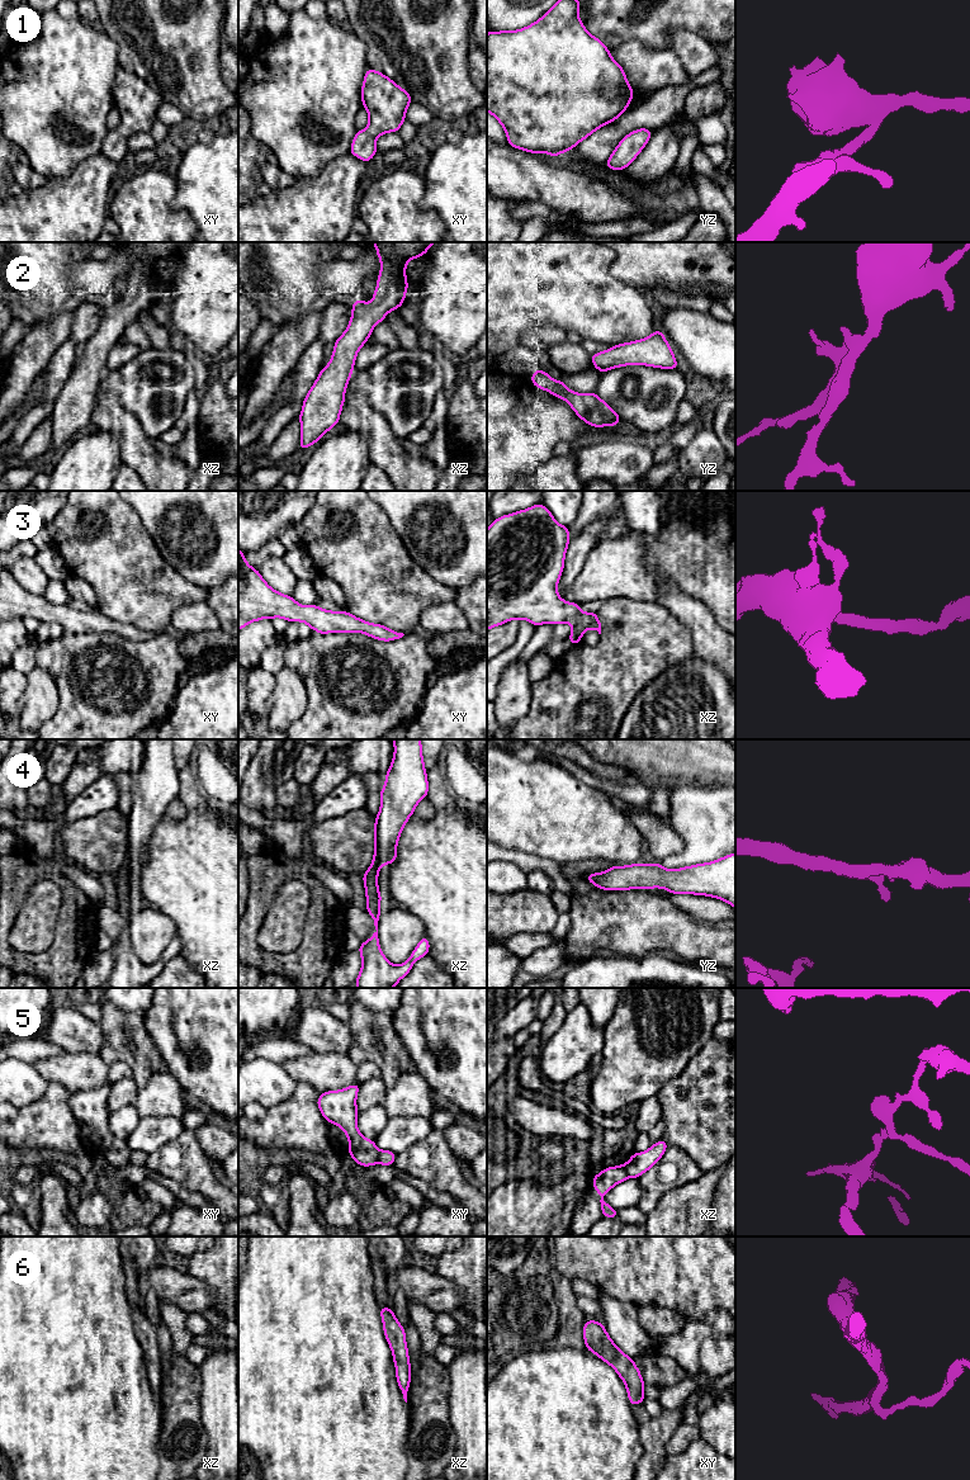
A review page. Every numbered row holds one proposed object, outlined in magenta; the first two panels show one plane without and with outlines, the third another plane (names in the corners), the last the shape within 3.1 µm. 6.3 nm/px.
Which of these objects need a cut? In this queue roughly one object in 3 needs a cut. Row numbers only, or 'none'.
5

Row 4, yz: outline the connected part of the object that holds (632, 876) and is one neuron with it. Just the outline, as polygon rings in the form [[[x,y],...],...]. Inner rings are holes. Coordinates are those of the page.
[[[735,854],[719,860],[667,870],[662,864],[612,865],[586,880],[604,890],[661,888],[673,894],[708,895],[735,908]]]

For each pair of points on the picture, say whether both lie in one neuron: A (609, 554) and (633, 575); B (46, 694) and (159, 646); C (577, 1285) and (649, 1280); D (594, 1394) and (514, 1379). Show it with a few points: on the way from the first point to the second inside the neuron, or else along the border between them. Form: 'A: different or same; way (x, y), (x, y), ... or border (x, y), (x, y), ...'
A: same; way (615, 561), (627, 572)
B: different; border (38, 666), (58, 693), (51, 718)
C: different; border (569, 1278), (587, 1280), (600, 1290)
D: same; way (573, 1394), (534, 1394)

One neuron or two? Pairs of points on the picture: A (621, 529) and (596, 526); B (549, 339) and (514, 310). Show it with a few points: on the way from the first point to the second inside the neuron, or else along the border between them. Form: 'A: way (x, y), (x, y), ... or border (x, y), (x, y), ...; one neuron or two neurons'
A: border (620, 519), (599, 518), (587, 525); two neurons
B: border (531, 329), (538, 322), (547, 320), (564, 332); two neurons

